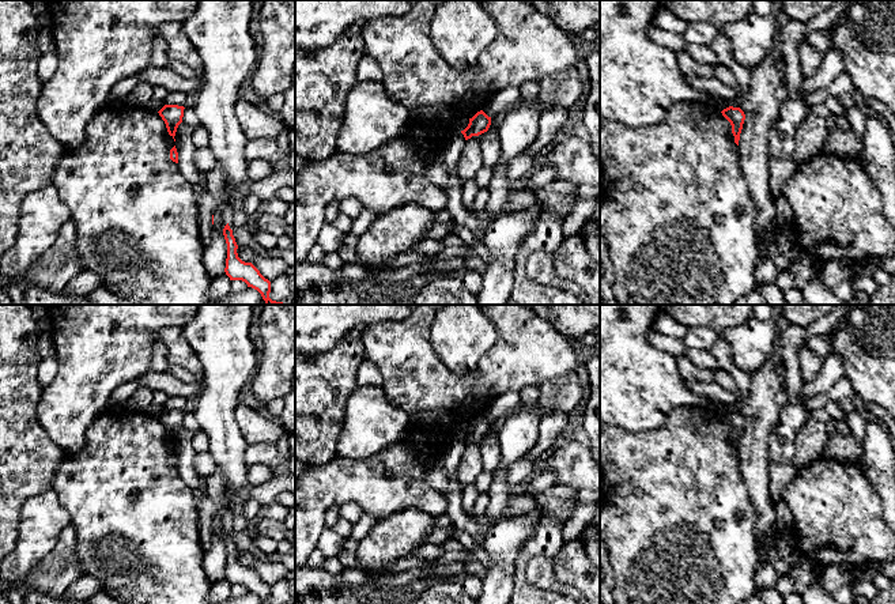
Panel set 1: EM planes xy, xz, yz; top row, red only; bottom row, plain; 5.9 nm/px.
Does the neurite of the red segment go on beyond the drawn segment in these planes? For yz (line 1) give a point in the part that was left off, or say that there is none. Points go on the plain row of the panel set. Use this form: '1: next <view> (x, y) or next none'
1: next none

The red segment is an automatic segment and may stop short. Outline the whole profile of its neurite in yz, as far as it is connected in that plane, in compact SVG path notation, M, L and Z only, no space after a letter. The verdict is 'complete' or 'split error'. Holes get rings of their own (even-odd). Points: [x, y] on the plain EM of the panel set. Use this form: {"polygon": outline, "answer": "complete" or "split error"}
{"polygon": "M729 411L724 414L721 418L730 427L732 438L734 441L734 448L739 450L740 438L745 424L744 416L740 412Z", "answer": "complete"}

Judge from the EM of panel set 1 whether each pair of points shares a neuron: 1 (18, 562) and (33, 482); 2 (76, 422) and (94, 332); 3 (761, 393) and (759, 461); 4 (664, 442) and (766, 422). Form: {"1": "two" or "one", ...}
{"1": "two", "2": "one", "3": "one", "4": "two"}

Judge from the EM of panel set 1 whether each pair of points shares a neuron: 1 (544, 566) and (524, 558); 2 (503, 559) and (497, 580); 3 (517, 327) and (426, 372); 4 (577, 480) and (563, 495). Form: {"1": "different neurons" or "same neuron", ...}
{"1": "different neurons", "2": "same neuron", "3": "same neuron", "4": "different neurons"}

